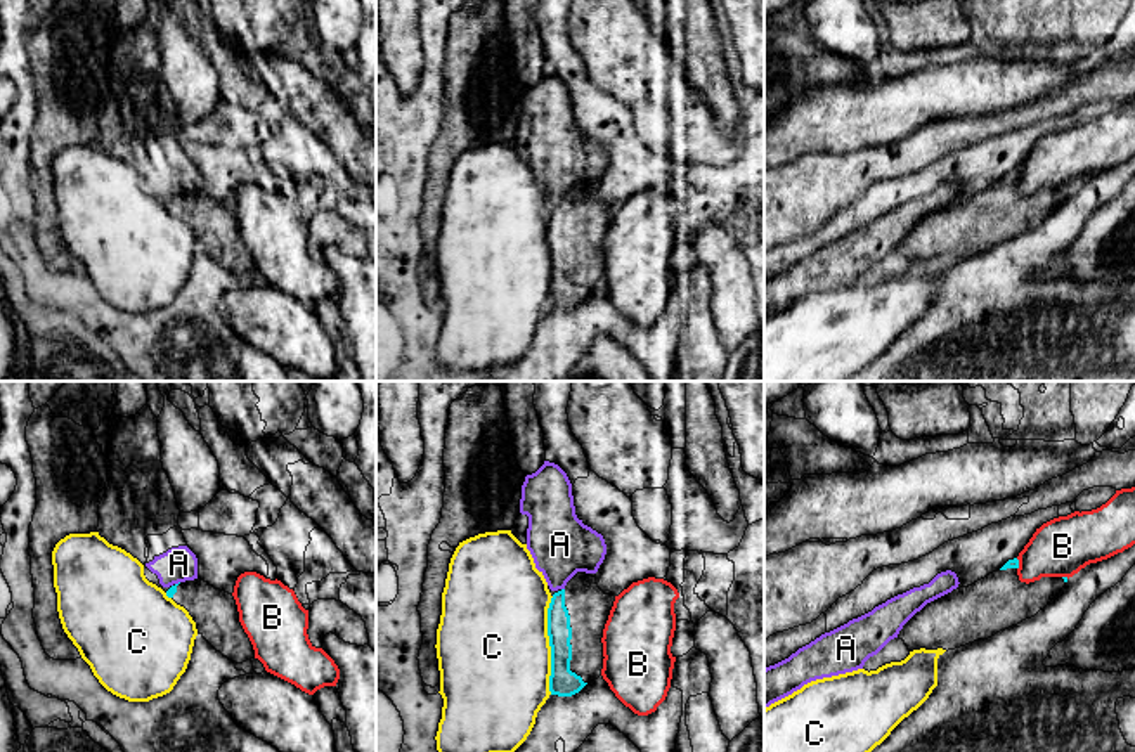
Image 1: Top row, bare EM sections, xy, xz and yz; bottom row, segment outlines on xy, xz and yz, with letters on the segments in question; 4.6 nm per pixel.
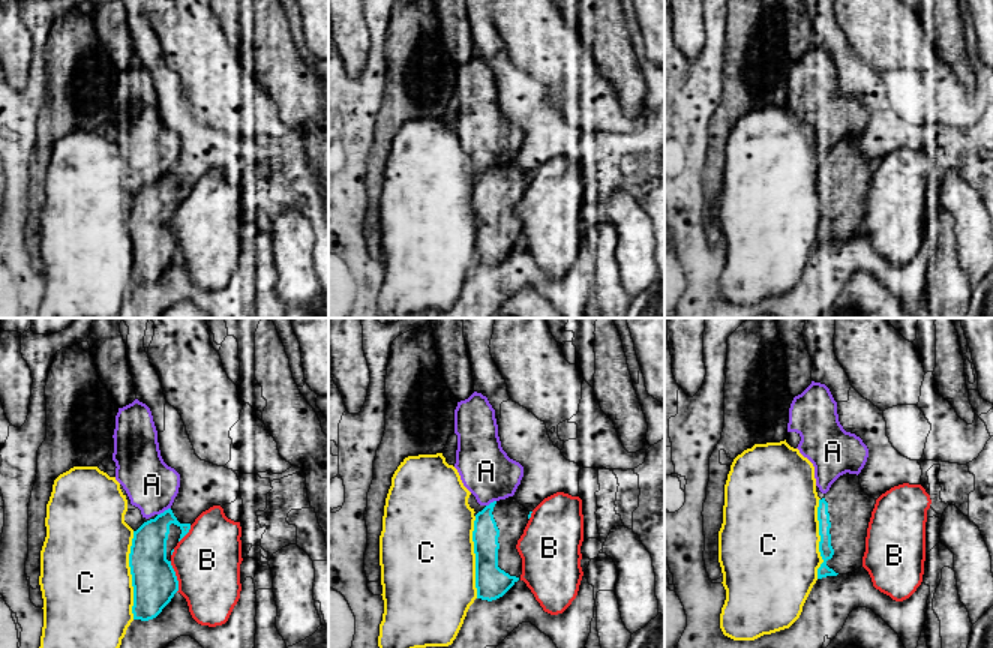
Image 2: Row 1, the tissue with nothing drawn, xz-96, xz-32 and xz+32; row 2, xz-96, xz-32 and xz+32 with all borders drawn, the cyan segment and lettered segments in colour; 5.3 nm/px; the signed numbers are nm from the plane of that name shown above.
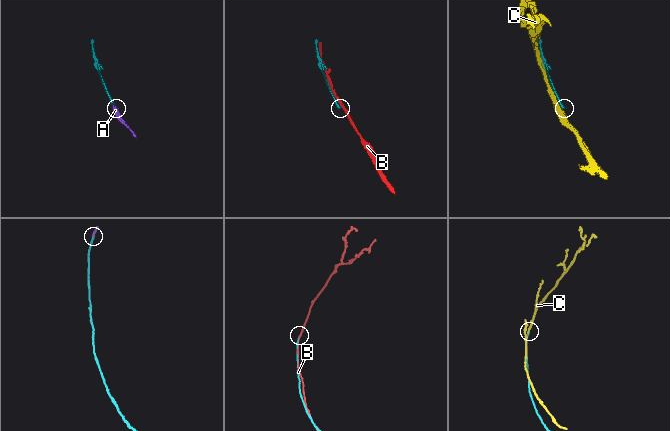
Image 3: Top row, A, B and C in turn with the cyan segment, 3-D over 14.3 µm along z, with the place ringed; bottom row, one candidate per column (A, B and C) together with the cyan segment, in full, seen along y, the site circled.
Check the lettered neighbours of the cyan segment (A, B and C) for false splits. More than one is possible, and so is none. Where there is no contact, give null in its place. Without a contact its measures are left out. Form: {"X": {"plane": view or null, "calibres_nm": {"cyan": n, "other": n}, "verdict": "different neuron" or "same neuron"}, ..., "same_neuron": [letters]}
{"A": {"plane": "xy", "calibres_nm": {"cyan": 40, "other": 160}, "verdict": "different neuron"}, "B": {"plane": "yz", "calibres_nm": {"cyan": 50, "other": 280}, "verdict": "different neuron"}, "C": {"plane": "xz", "calibres_nm": {"cyan": 130, "other": 500}, "verdict": "different neuron"}, "same_neuron": []}

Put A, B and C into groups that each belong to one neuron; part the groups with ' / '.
A / B / C

